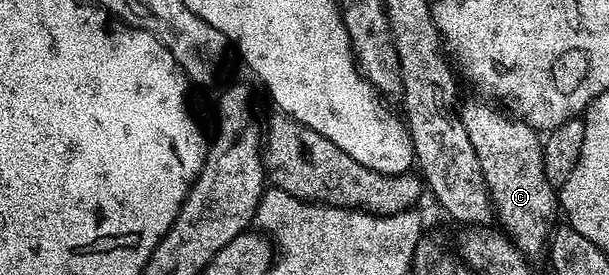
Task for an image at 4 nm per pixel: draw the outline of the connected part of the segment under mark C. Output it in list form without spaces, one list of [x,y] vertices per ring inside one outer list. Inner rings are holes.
[[[470,100],[464,106],[462,104],[460,115],[464,130],[479,159],[489,201],[493,205],[493,215],[502,223],[501,231],[527,258],[535,258],[547,251],[556,227],[554,215],[560,212],[560,201],[555,185],[550,184],[544,174],[539,133],[509,111],[490,104],[482,100]]]

